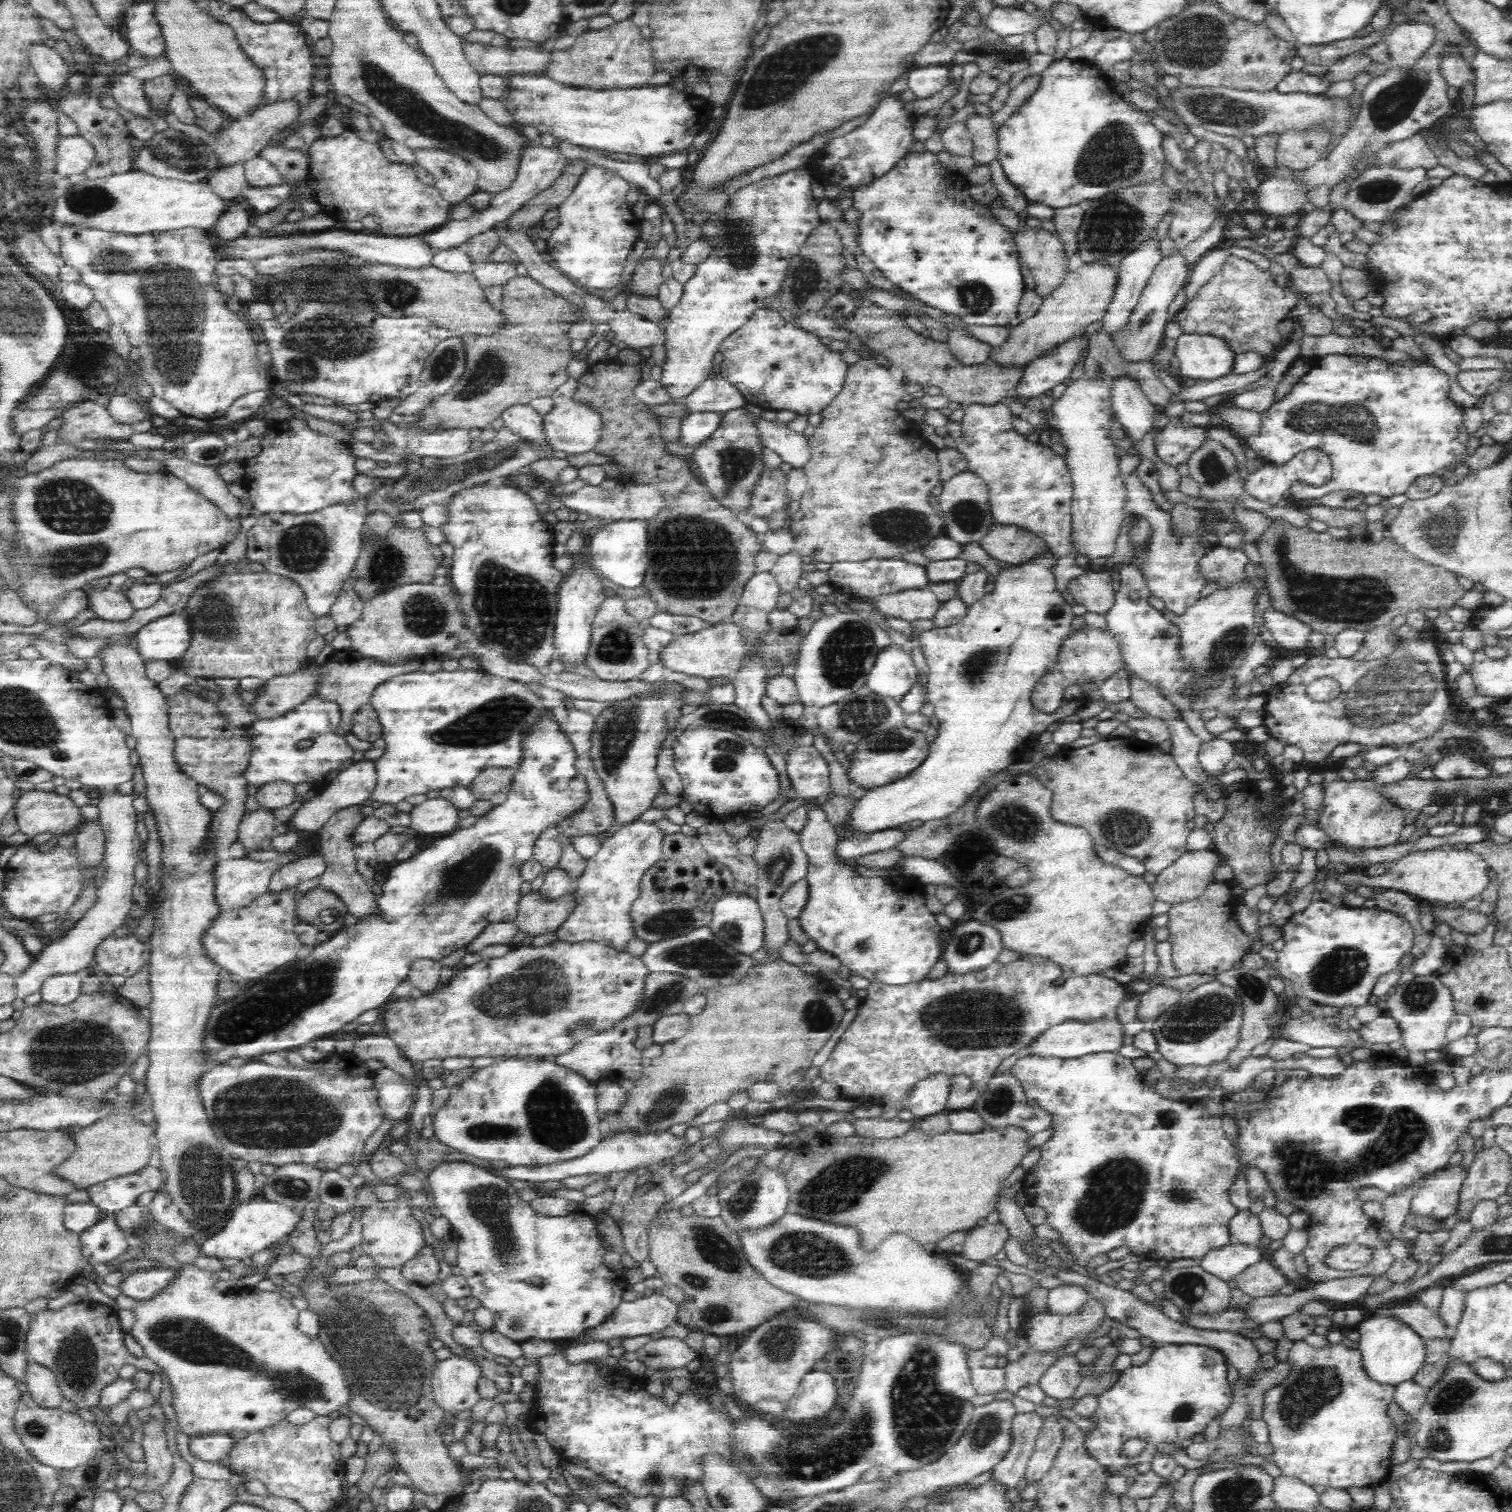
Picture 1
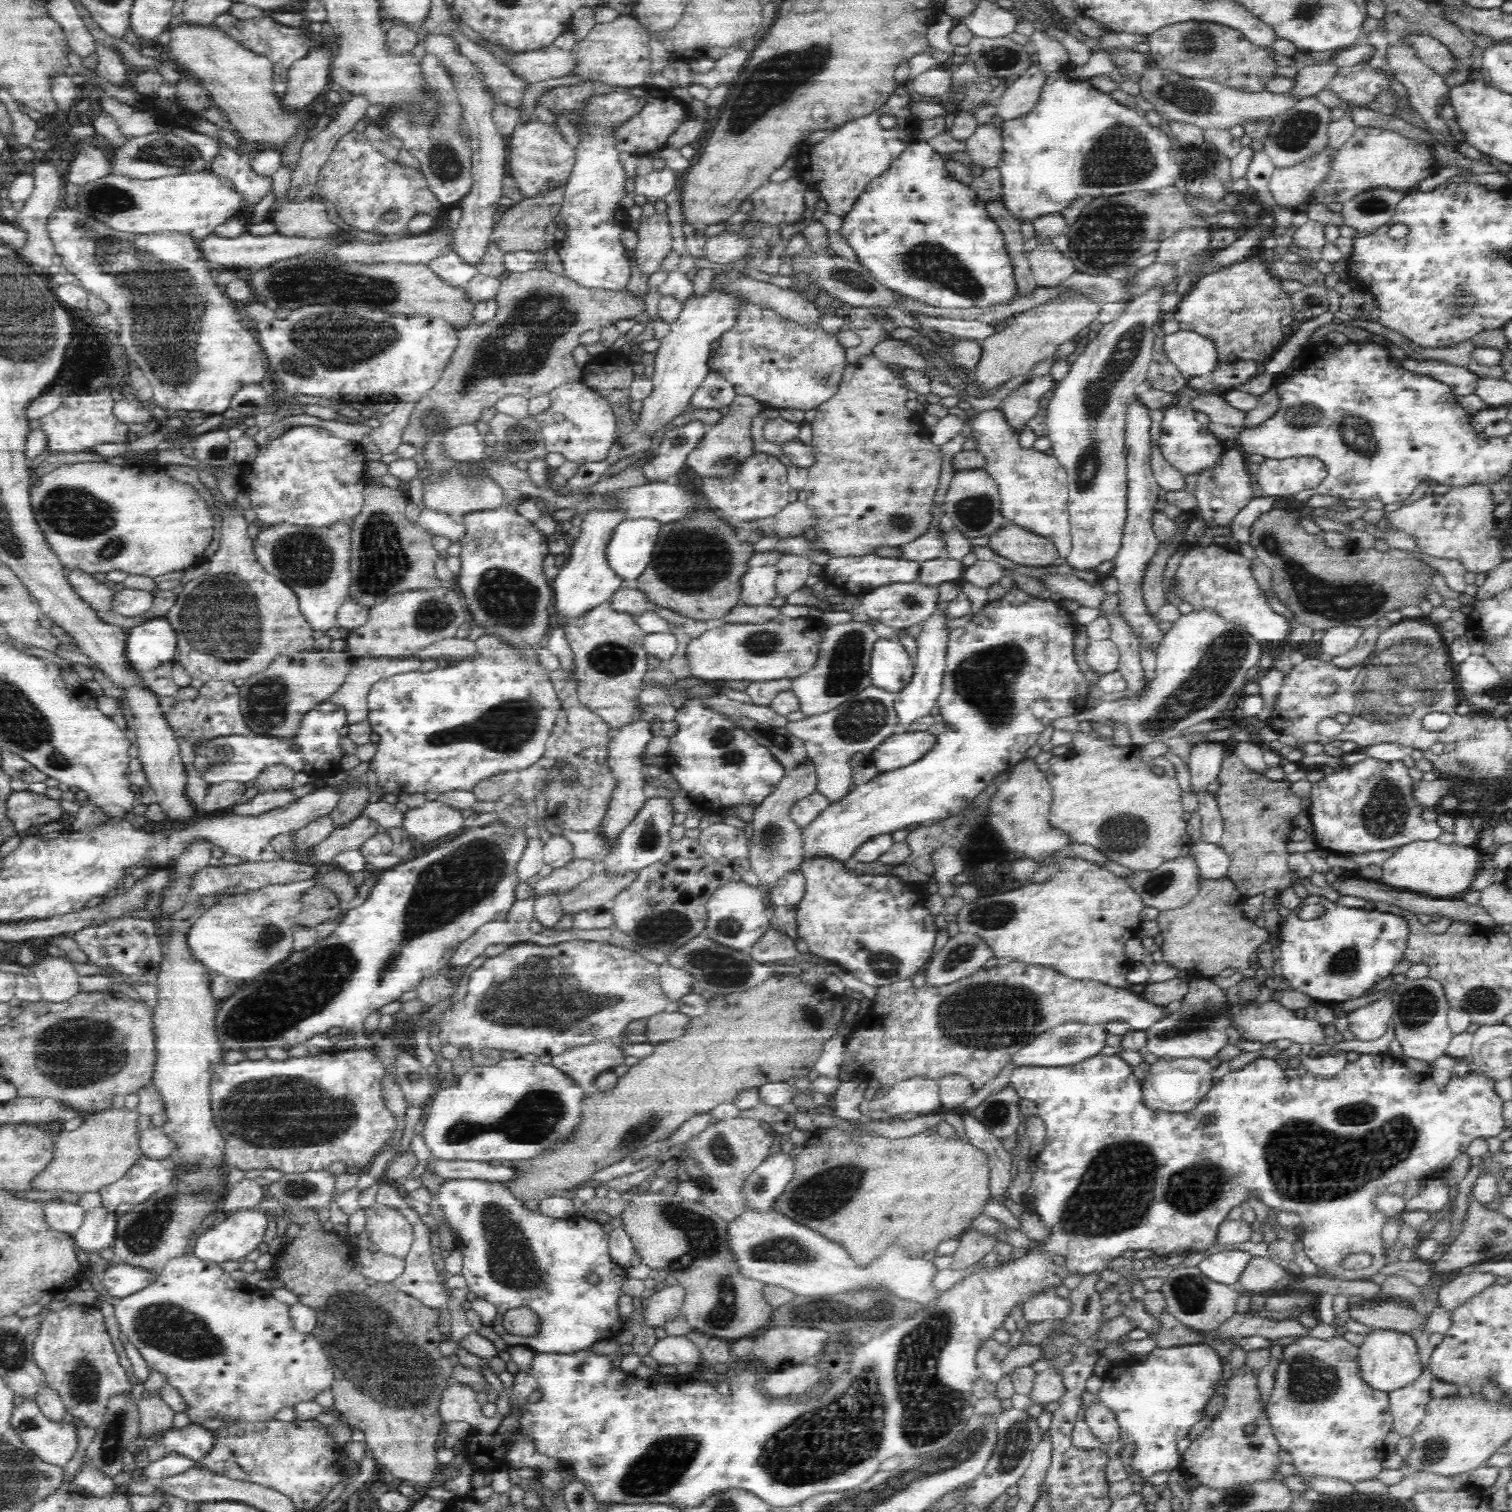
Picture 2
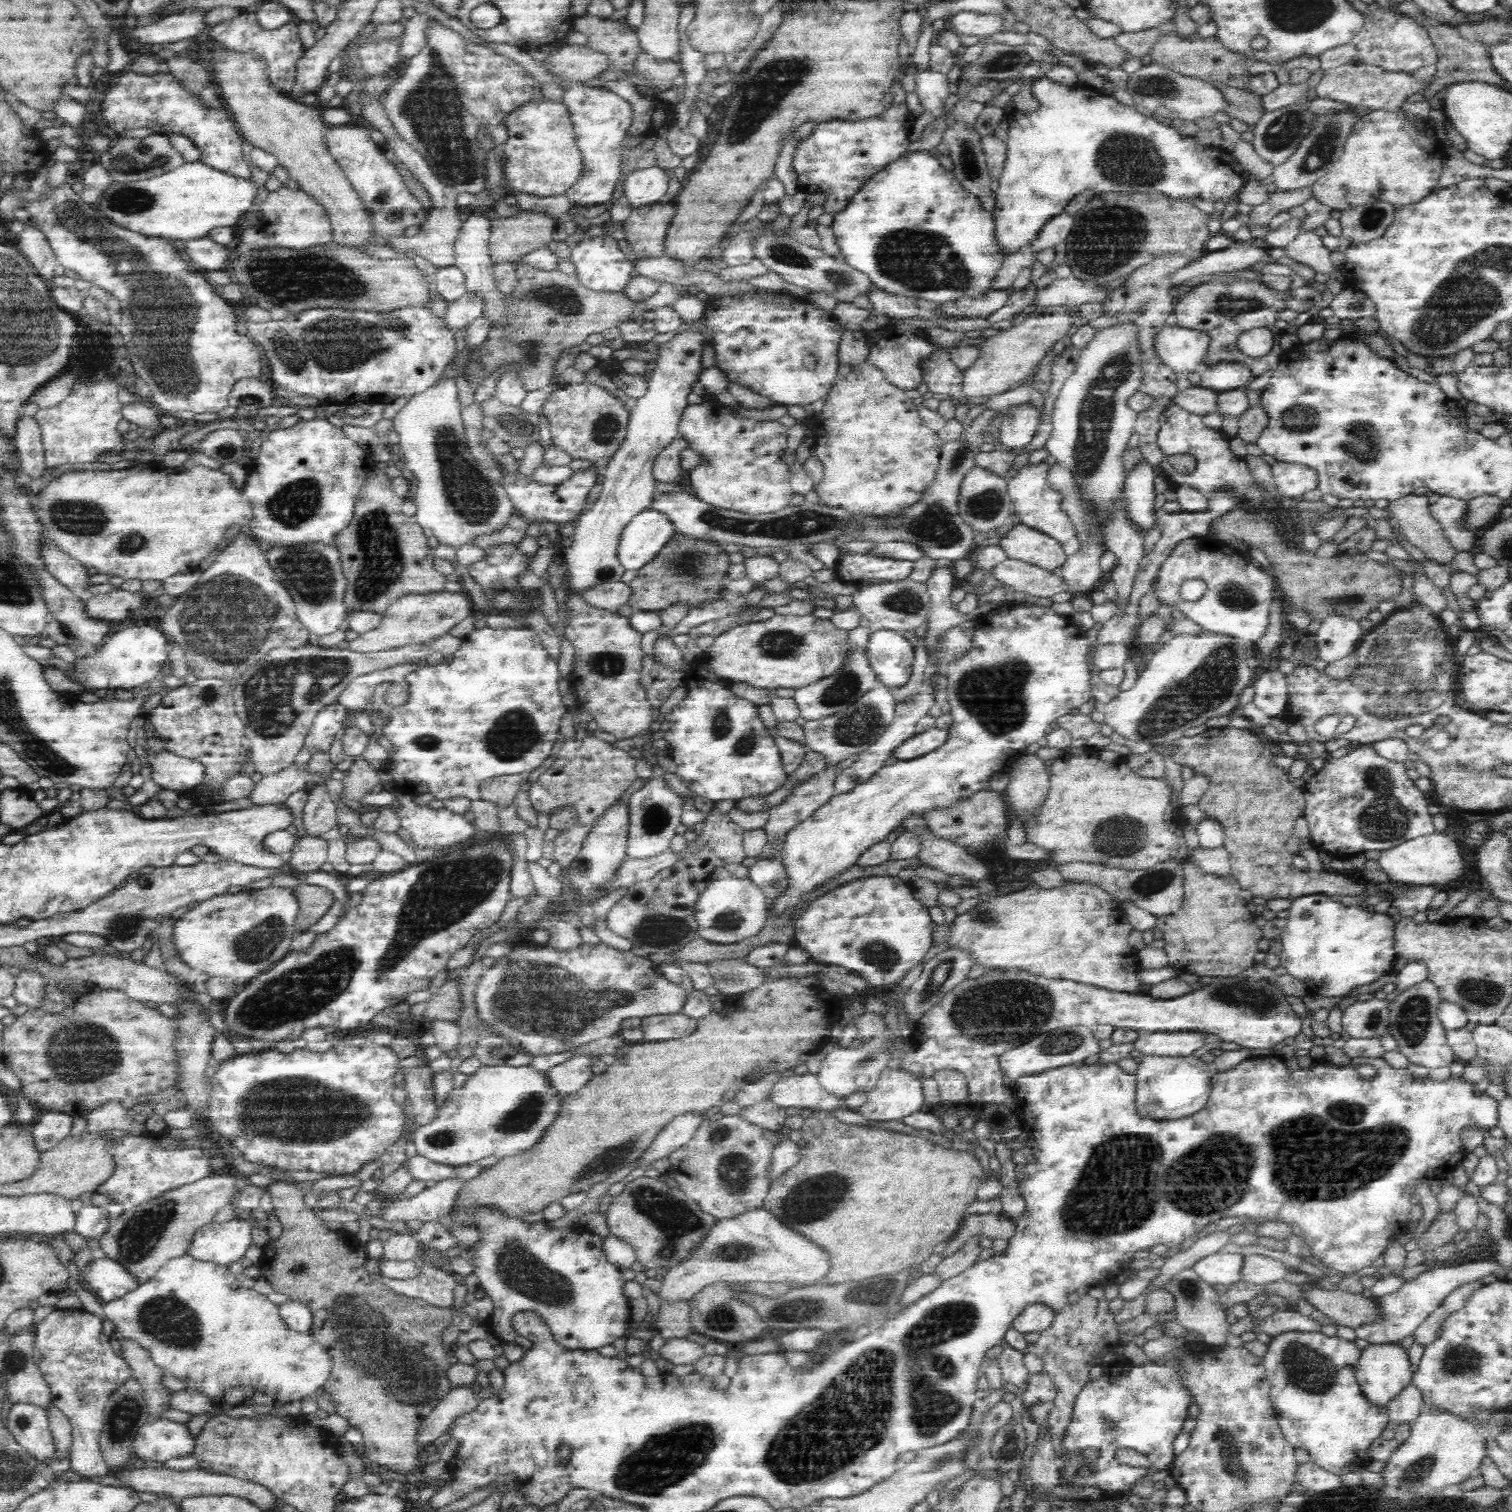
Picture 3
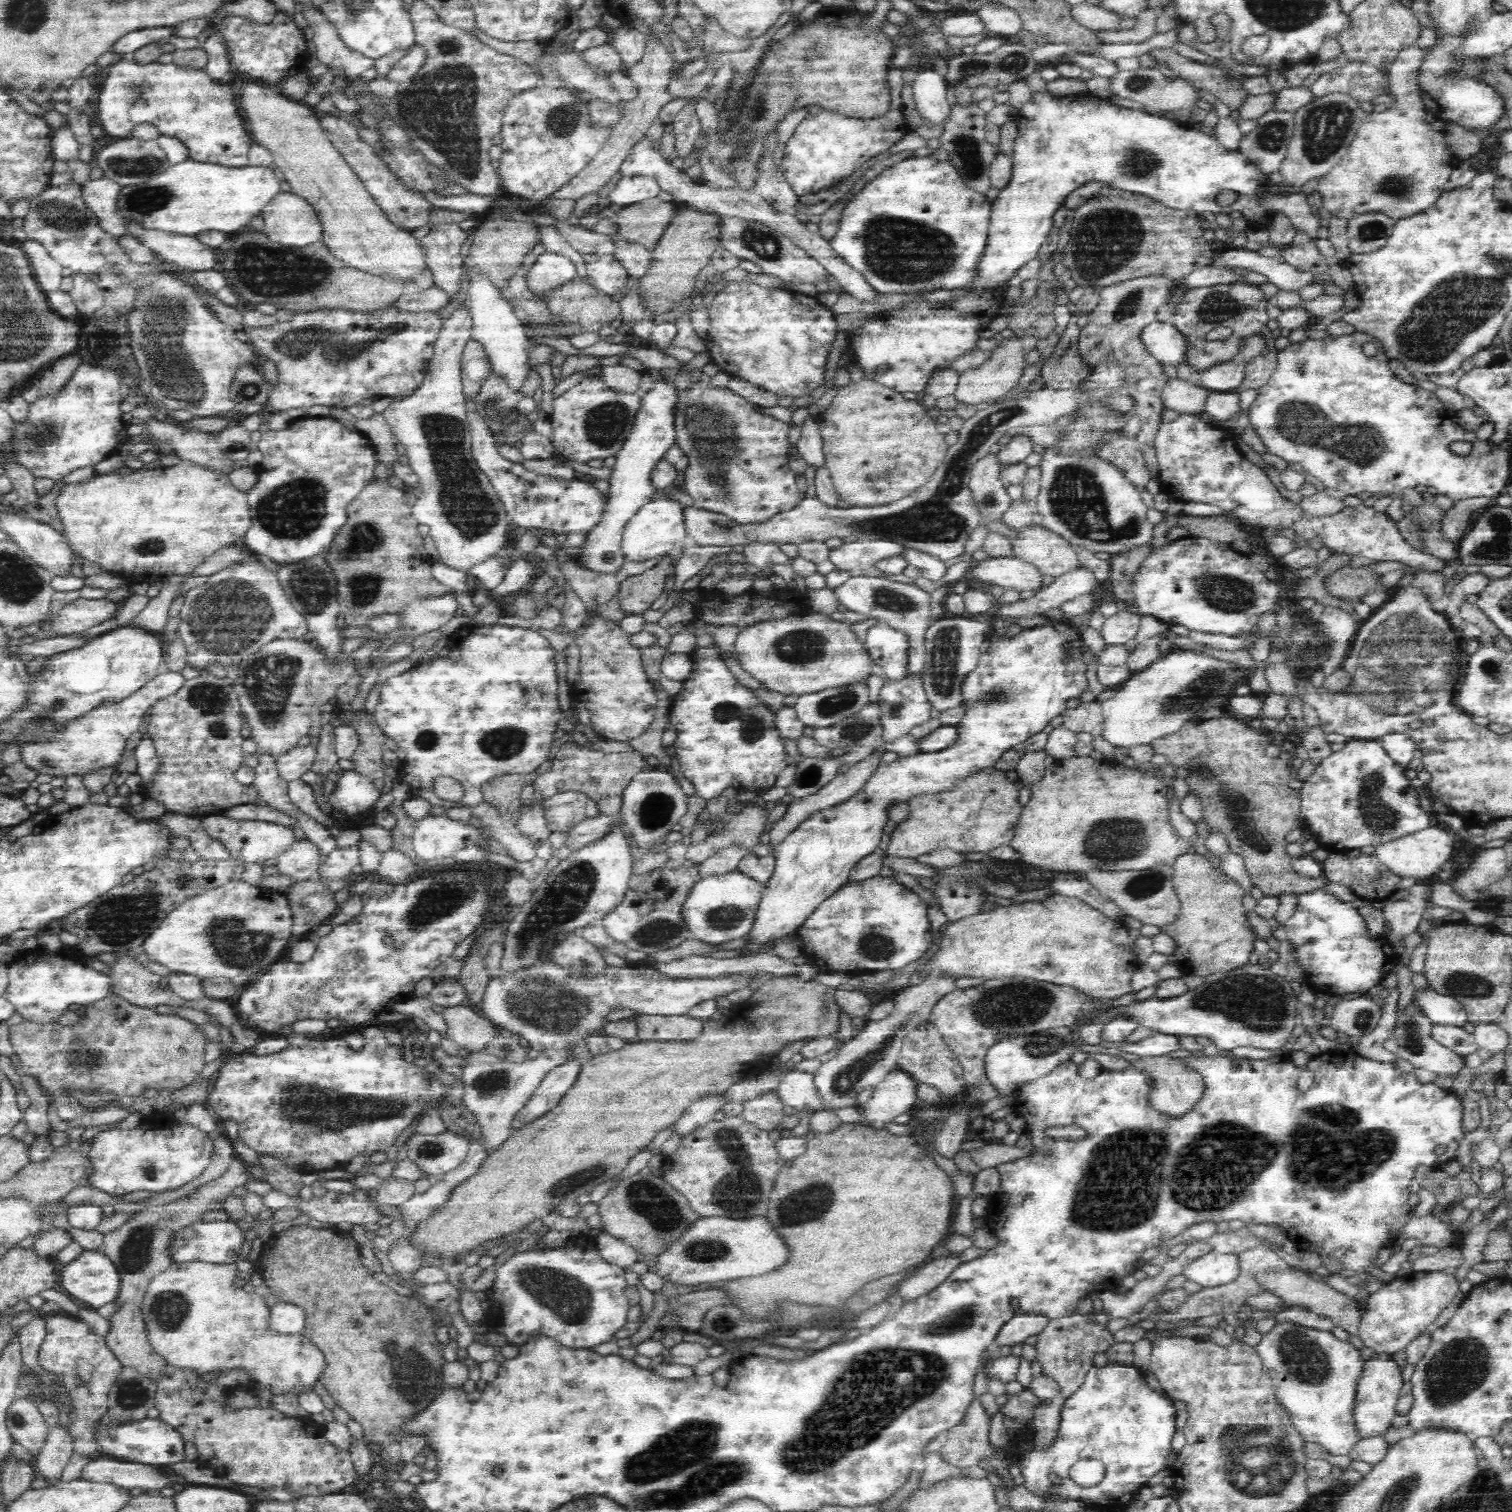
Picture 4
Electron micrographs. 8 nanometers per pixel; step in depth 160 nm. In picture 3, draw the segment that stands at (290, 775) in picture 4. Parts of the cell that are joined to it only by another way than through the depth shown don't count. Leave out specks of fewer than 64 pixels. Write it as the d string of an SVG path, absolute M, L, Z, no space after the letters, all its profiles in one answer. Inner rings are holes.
M292 762L288 768L263 776L255 784L249 797L250 802L253 806L266 806L286 801L293 792L303 788L310 776L306 766L298 766L296 762Z

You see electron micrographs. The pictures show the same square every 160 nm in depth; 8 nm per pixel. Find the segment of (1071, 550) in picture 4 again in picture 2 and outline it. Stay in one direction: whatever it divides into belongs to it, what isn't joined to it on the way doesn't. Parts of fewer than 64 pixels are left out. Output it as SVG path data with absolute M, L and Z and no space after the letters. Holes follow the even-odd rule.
M1006 524L989 535L988 546L998 556L1003 556L1024 566L1048 566L1059 557L1052 539L1038 536L1013 524Z

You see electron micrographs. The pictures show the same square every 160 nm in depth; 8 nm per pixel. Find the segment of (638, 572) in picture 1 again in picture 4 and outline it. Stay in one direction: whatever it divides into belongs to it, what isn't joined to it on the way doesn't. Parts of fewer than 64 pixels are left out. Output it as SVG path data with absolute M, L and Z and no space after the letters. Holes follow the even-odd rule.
M659 494L650 502L643 504L632 520L628 521L622 533L621 551L625 560L632 562L642 562L652 558L659 560L664 556L671 556L677 561L687 535L684 524L684 506L674 498Z

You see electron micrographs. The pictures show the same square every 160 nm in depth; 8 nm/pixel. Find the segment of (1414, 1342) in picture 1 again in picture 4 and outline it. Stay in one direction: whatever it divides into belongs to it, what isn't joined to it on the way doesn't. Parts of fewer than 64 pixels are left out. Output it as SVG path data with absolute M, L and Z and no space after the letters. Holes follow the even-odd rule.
M1374 1355L1365 1361L1362 1374L1357 1382L1354 1408L1352 1411L1358 1439L1375 1438L1383 1434L1392 1426L1396 1416L1396 1404L1399 1399L1400 1389L1403 1385L1401 1370L1396 1361L1385 1355Z

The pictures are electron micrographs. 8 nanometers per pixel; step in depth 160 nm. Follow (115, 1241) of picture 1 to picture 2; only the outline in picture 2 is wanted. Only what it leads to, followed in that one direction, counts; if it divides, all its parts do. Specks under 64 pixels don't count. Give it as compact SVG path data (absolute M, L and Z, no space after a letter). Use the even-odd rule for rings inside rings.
M100 1206L84 1215L82 1226L73 1237L74 1242L84 1253L100 1254L102 1250L110 1248L116 1240L116 1226L117 1220L114 1212Z

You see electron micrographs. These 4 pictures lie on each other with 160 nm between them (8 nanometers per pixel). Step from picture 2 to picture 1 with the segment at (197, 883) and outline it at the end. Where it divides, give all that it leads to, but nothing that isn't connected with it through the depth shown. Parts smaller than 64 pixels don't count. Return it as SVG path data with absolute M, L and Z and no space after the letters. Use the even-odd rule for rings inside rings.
M313 853L276 869L269 878L268 891L292 888L318 878L325 870L325 861L320 854Z

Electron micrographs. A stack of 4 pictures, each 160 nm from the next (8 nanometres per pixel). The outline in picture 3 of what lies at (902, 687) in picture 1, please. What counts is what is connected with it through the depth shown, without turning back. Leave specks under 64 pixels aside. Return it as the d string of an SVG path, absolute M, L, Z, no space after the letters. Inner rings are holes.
M880 629L871 633L866 646L869 663L886 688L900 688L910 679L914 646L901 631Z

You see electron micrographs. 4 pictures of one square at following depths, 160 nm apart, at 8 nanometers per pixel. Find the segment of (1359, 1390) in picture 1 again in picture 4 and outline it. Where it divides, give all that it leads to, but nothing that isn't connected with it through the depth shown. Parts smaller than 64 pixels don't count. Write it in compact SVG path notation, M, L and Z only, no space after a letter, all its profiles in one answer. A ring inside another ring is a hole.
M1277 1321L1268 1334L1264 1334L1255 1346L1257 1355L1261 1358L1261 1363L1264 1365L1265 1371L1268 1373L1272 1386L1275 1388L1275 1395L1279 1399L1279 1403L1283 1405L1284 1409L1288 1411L1291 1416L1294 1427L1300 1431L1303 1440L1306 1443L1318 1443L1322 1445L1328 1453L1332 1456L1346 1456L1350 1449L1358 1442L1358 1435L1356 1434L1355 1424L1353 1423L1352 1411L1355 1403L1355 1396L1357 1391L1357 1382L1362 1374L1365 1360L1360 1355L1359 1346L1352 1340L1342 1341L1336 1338L1332 1332L1321 1331L1320 1329L1308 1328L1300 1326L1300 1324L1291 1323L1288 1321Z

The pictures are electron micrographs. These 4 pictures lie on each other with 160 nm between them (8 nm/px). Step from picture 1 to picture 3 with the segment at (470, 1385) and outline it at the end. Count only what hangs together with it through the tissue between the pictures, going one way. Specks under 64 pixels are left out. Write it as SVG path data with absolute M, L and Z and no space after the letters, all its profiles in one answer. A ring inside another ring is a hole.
M470 1387L452 1388L420 1425L416 1443L422 1448L434 1444L457 1416L476 1408L480 1399L479 1392L472 1392Z

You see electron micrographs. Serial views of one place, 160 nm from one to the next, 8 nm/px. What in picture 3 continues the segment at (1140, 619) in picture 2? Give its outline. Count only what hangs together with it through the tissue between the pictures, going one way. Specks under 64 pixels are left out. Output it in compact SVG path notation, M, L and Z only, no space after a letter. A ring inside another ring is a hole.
M1142 460L1128 475L1124 486L1128 497L1128 511L1131 512L1134 523L1142 527L1145 536L1155 524L1155 470Z

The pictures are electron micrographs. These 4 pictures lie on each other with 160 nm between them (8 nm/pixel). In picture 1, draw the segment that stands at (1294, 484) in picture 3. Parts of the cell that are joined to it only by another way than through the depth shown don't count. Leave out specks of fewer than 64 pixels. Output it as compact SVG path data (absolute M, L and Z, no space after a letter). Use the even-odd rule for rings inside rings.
M1318 449L1299 452L1287 463L1276 464L1262 461L1262 468L1250 474L1245 479L1248 493L1252 497L1270 505L1286 504L1286 494L1294 482L1305 482L1312 486L1321 486L1331 480L1331 460Z

